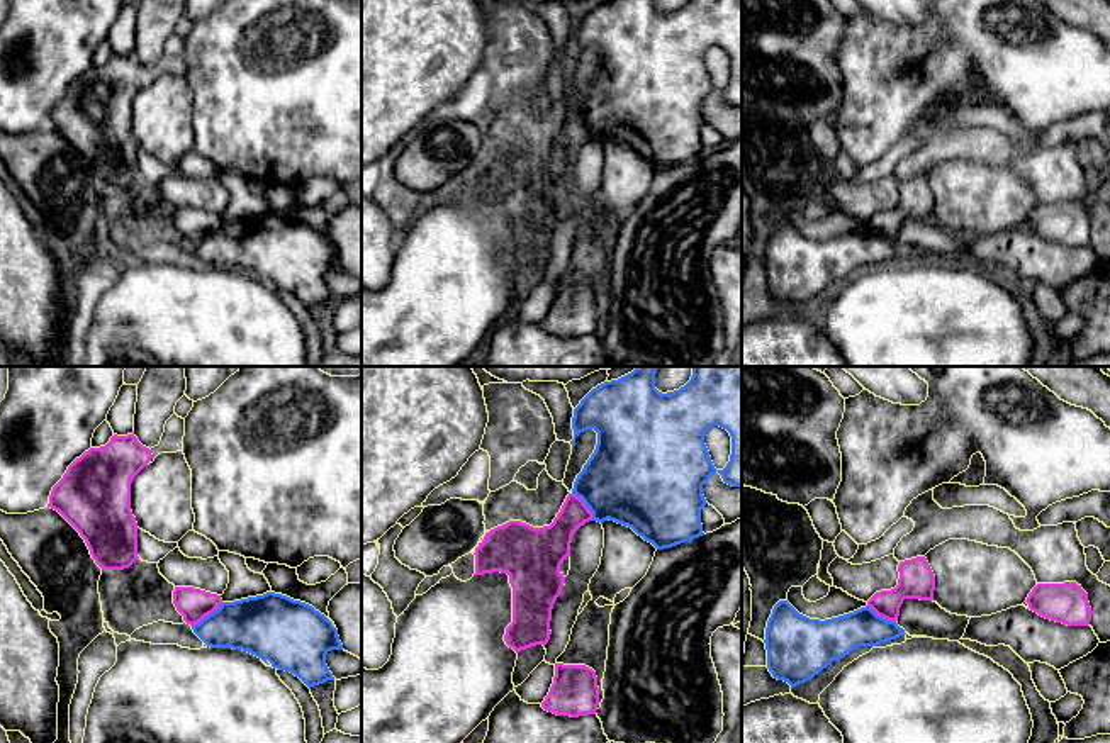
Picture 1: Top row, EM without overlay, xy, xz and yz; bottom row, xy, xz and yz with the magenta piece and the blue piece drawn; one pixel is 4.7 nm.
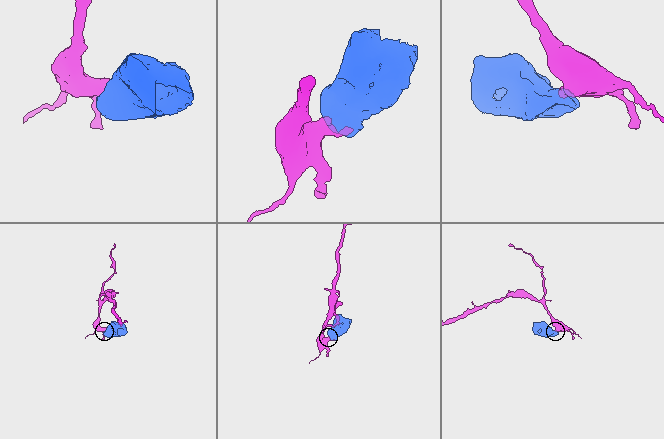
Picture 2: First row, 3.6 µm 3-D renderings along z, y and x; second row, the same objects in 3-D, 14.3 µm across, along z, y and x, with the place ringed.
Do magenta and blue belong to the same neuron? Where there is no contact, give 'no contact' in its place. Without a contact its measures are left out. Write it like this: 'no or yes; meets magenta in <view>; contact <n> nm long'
no; meets magenta in xy; contact 190 nm long

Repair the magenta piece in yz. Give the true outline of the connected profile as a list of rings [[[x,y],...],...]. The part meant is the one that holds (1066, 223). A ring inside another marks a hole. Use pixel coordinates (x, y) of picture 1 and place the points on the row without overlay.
[[[1076,202],[1037,204],[1025,222],[1039,236],[1068,246],[1088,246],[1091,241],[1088,214]]]

